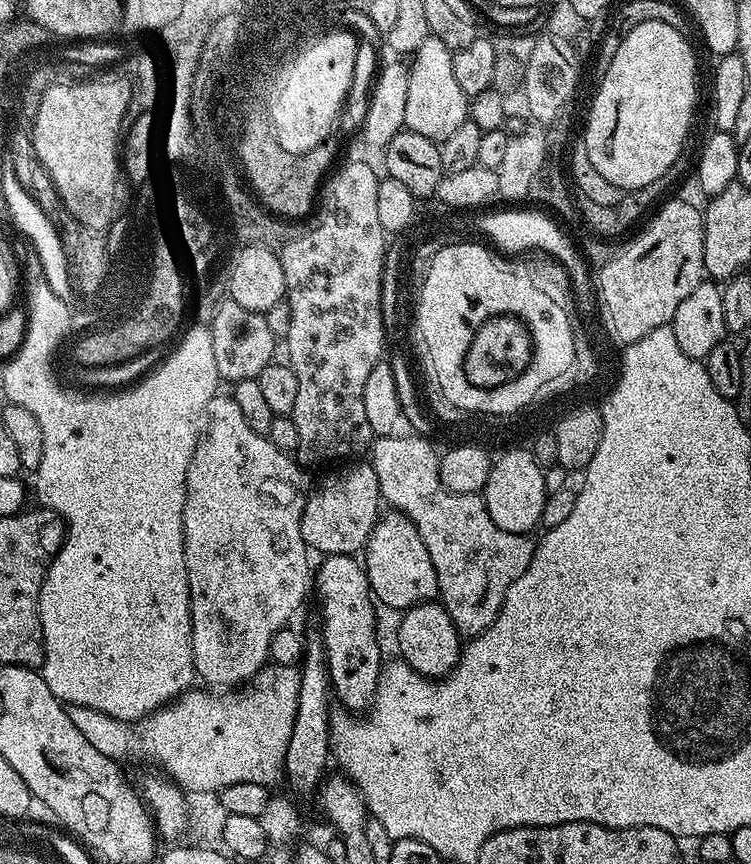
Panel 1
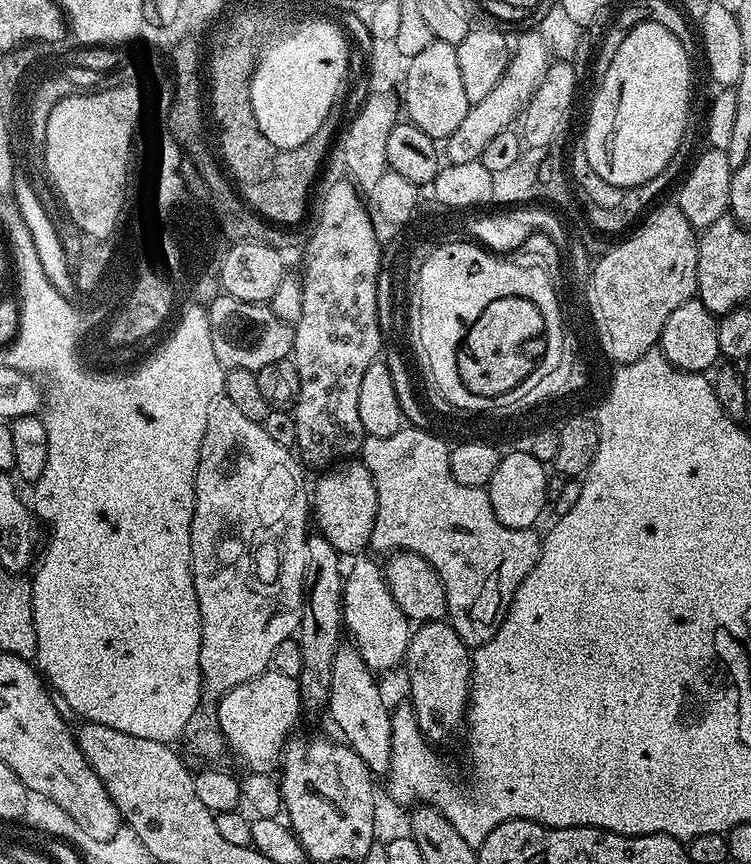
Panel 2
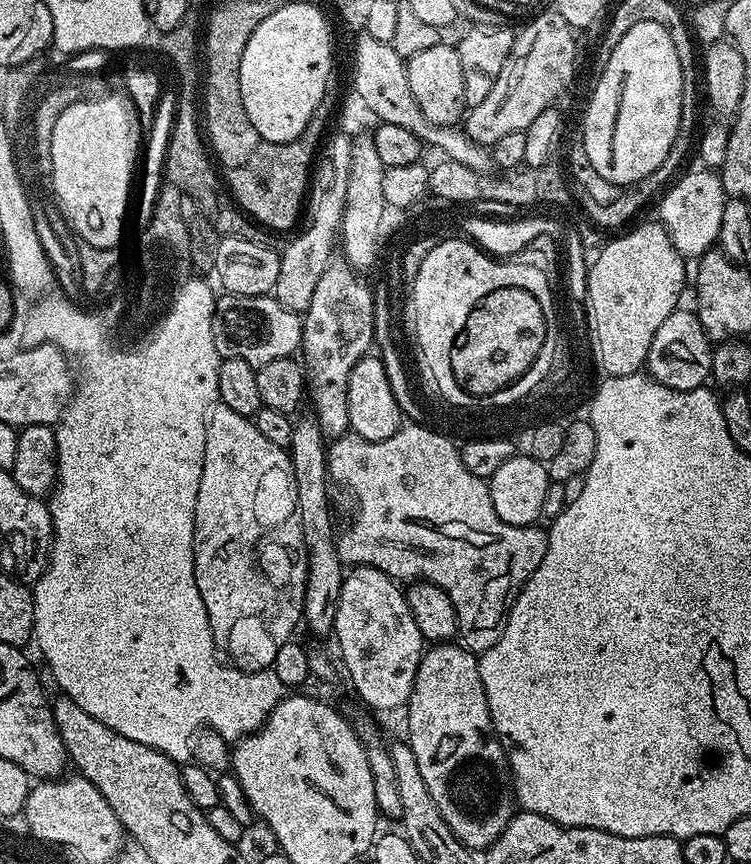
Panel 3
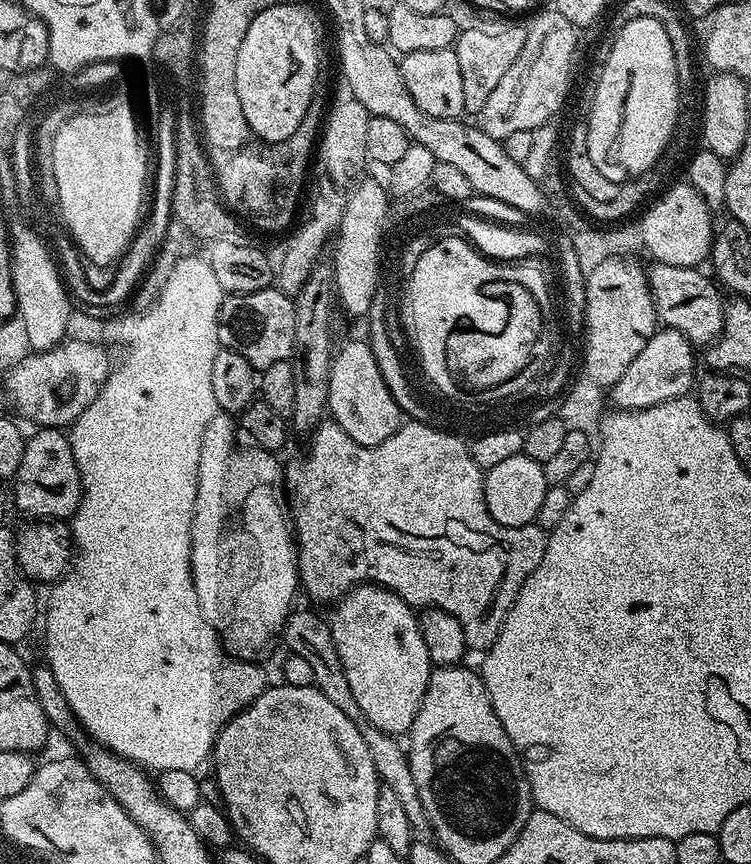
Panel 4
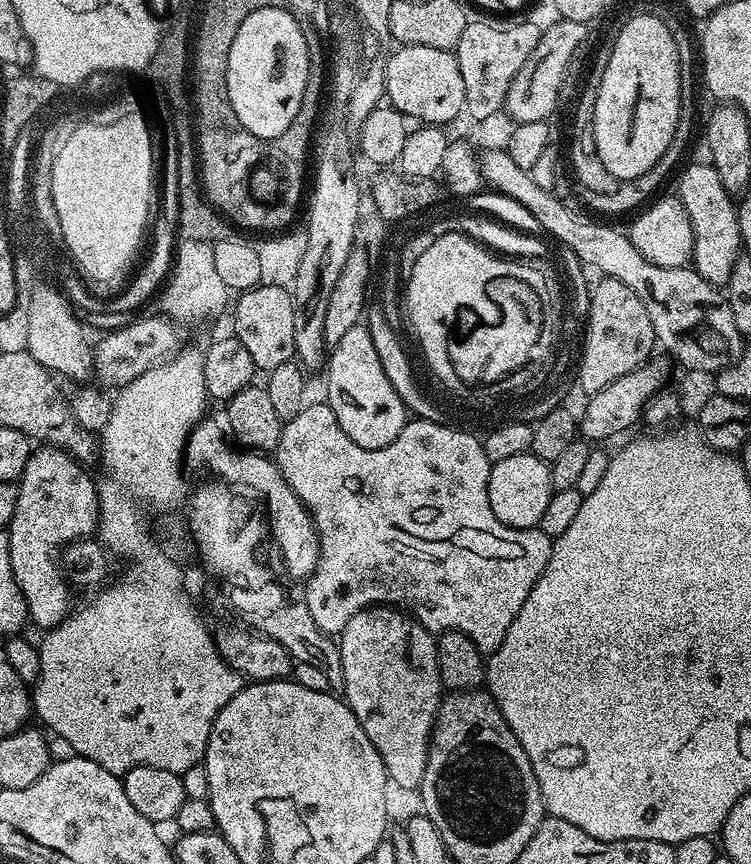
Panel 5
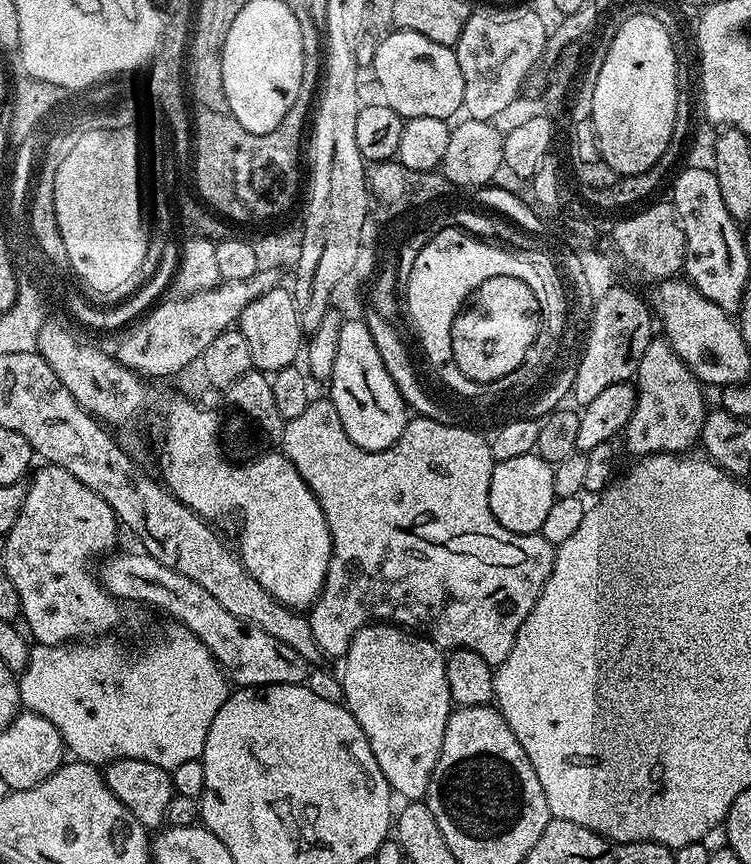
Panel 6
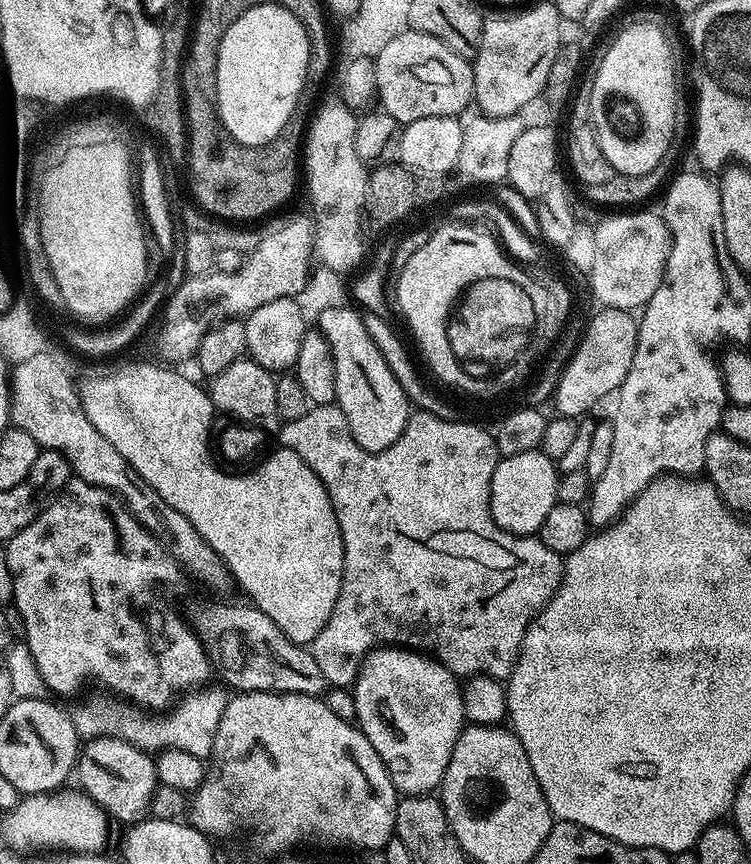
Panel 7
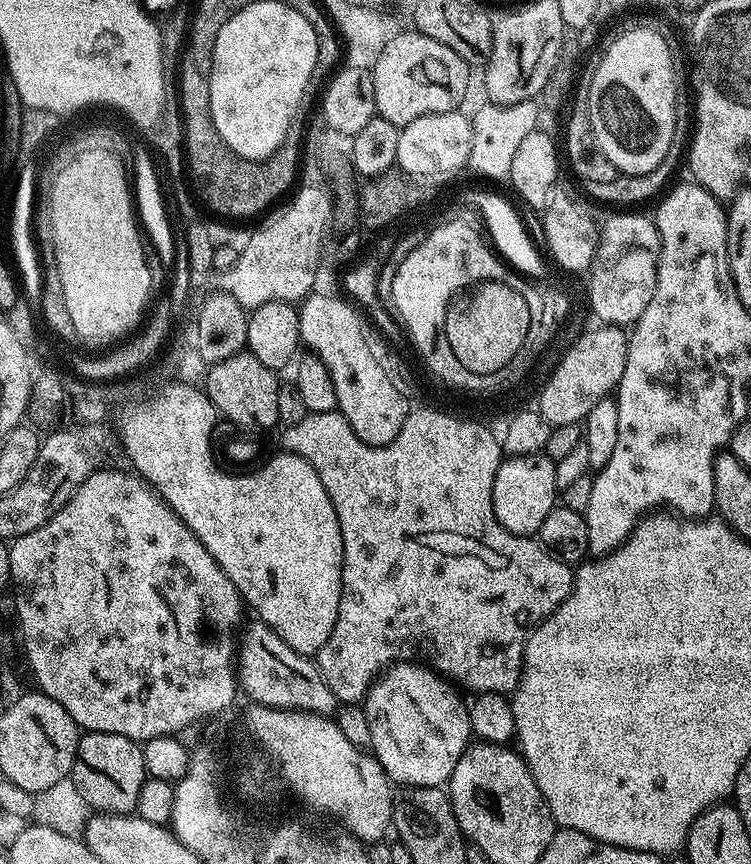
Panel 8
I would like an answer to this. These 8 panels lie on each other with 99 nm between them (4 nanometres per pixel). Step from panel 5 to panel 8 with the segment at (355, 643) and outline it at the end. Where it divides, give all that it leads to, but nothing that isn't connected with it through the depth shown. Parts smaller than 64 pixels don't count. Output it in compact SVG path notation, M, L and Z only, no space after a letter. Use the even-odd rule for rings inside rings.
M397 662L377 675L362 701L362 707L366 722L370 722L371 751L384 768L389 781L410 788L439 788L447 785L454 774L454 766L458 766L458 758L462 758L473 739L472 713L466 700L464 704L459 694L439 672L420 662Z

